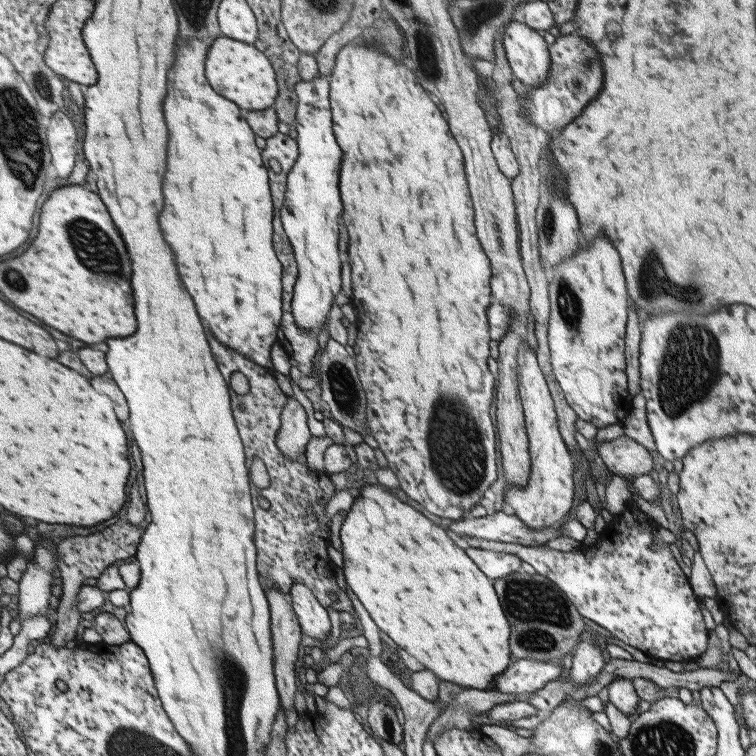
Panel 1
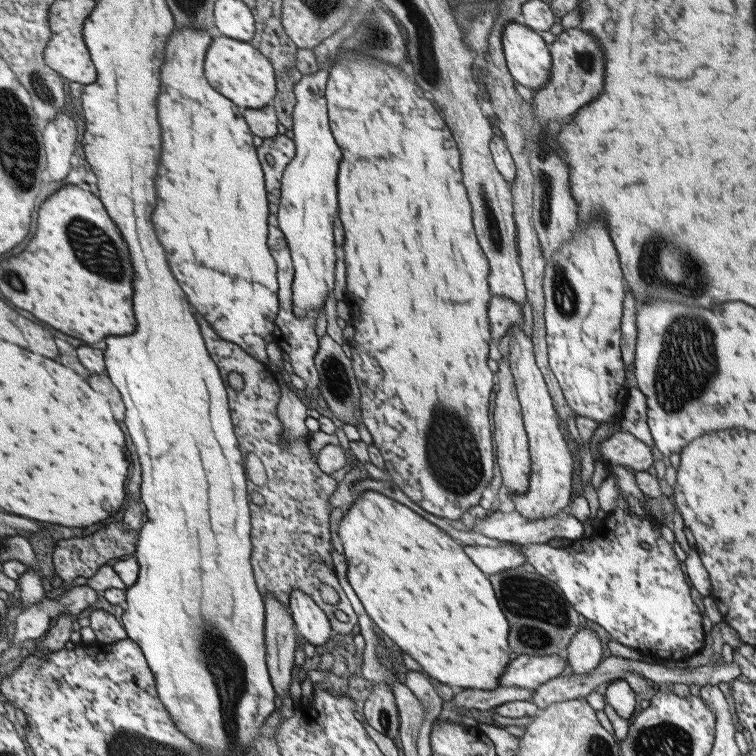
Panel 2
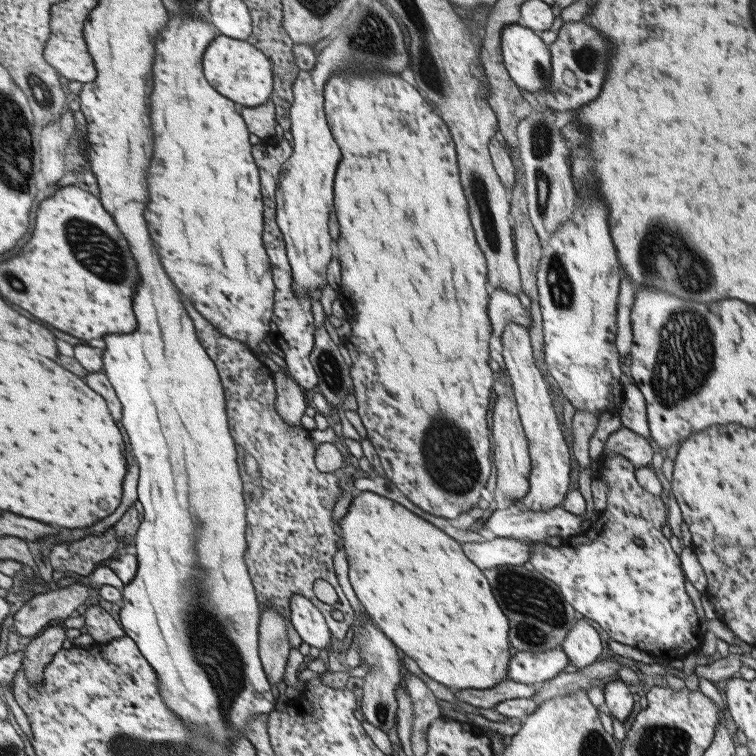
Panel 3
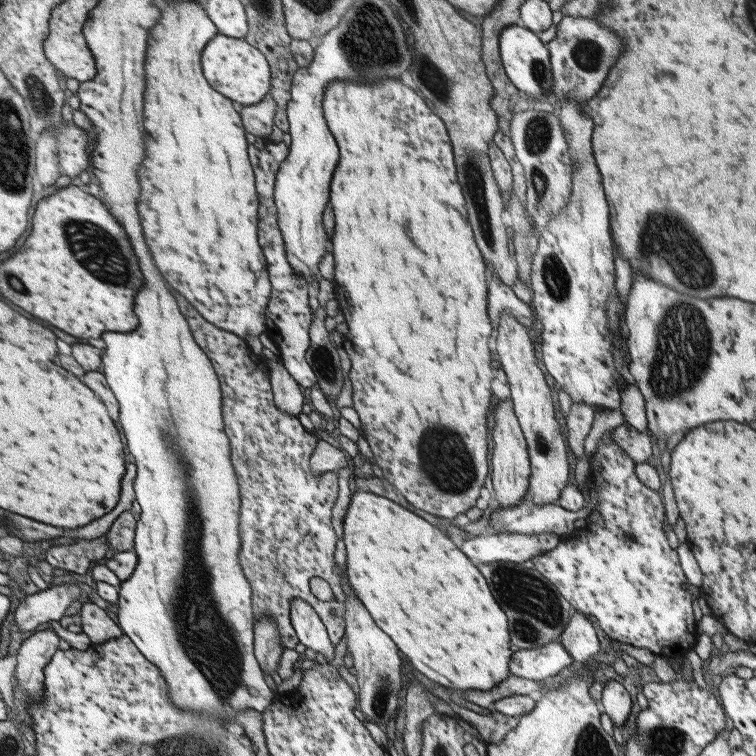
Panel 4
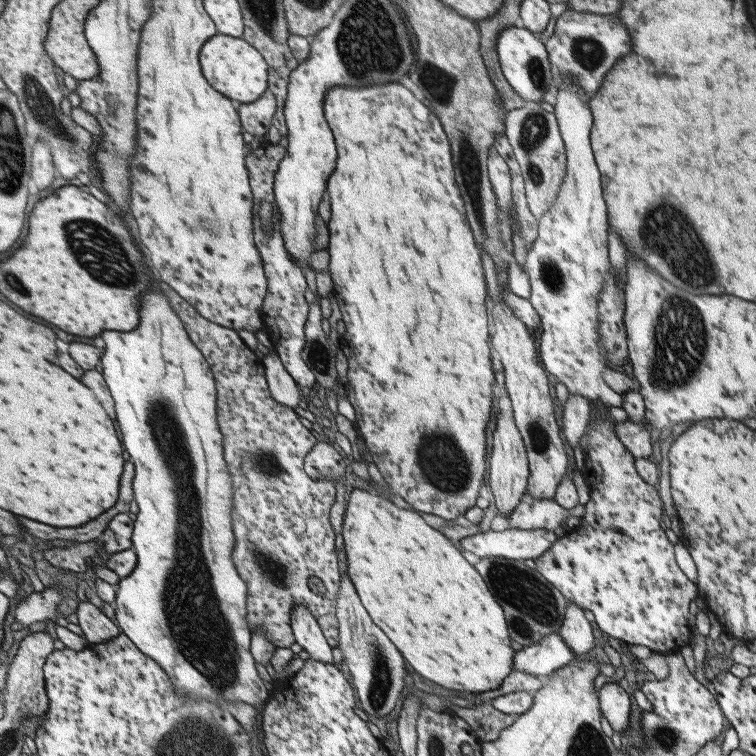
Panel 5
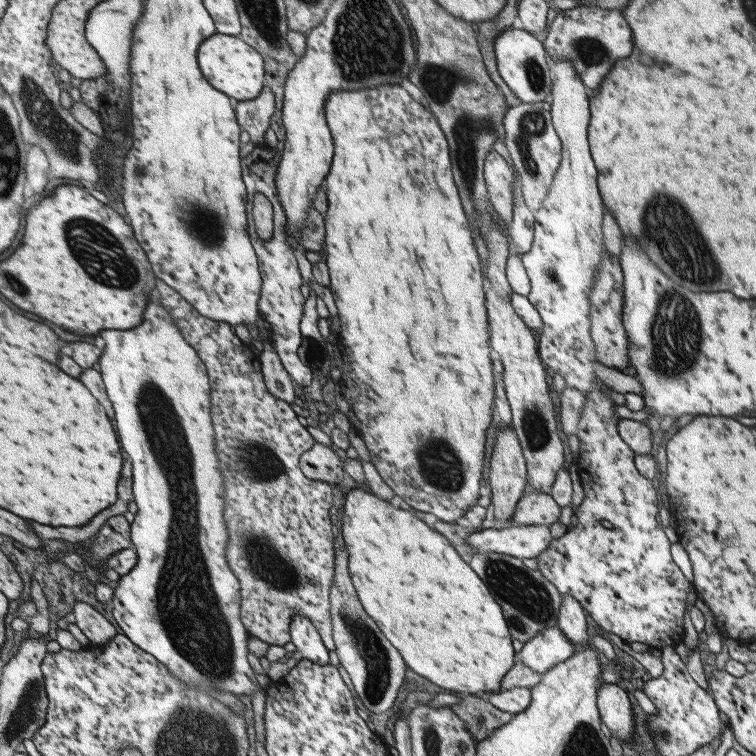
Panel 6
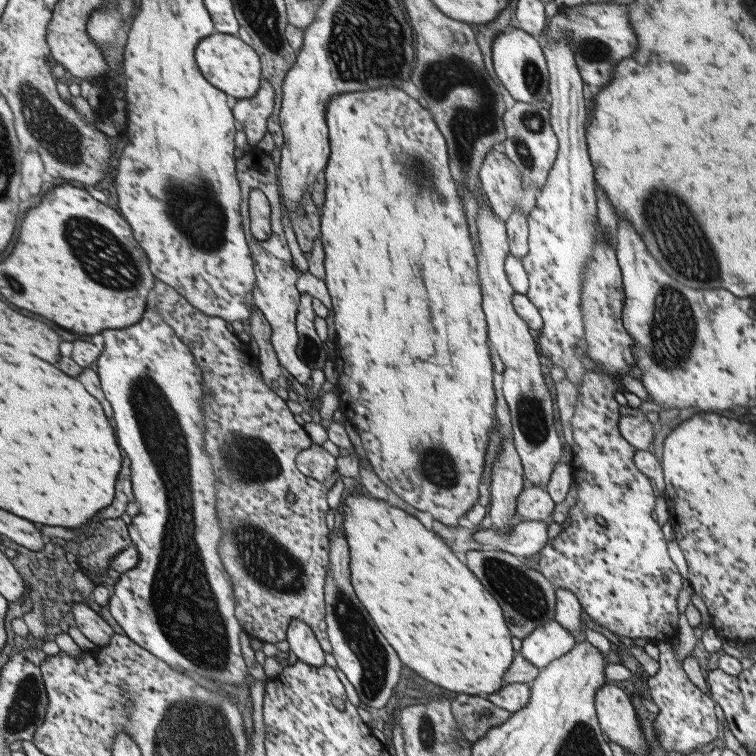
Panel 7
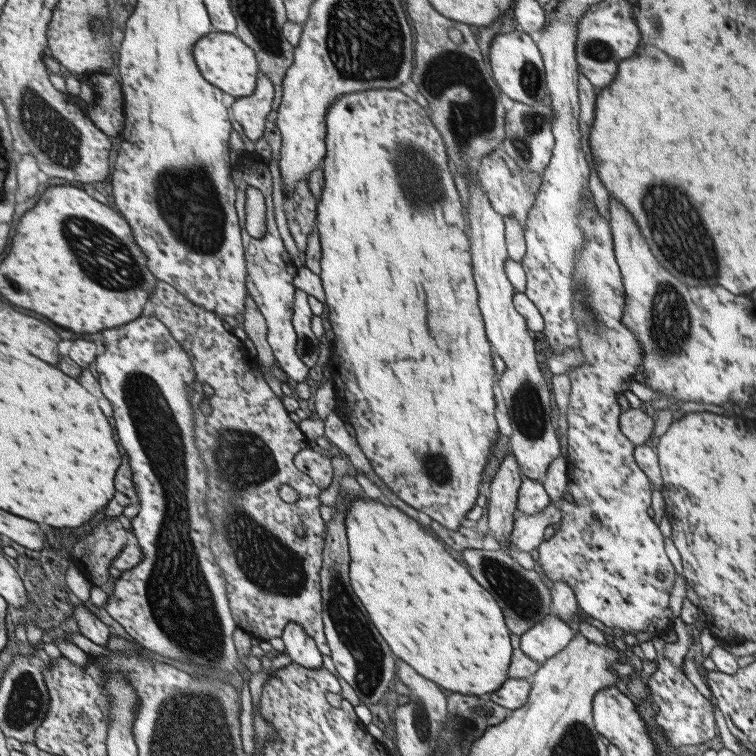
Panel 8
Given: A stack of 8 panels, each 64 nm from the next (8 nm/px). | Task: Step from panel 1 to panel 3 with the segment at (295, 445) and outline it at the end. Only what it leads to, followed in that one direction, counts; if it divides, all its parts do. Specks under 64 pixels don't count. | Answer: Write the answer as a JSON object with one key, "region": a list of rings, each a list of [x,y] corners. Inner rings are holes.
{"region":[[[275,369],[274,381],[278,391],[276,403],[279,414],[292,426],[302,428],[302,419],[309,404],[304,389],[286,373],[287,369]]]}

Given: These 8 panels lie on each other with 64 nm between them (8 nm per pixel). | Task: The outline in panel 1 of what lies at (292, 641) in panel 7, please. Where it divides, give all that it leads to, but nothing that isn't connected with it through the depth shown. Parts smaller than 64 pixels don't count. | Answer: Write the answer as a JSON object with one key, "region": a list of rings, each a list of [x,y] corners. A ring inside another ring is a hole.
{"region":[[[295,584],[290,594],[293,598],[293,608],[299,616],[303,633],[317,641],[327,641],[331,633],[331,618],[327,607],[319,602],[313,590],[305,584]]]}

